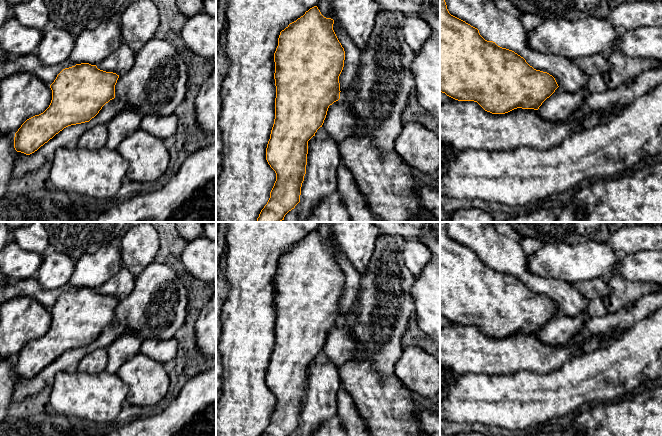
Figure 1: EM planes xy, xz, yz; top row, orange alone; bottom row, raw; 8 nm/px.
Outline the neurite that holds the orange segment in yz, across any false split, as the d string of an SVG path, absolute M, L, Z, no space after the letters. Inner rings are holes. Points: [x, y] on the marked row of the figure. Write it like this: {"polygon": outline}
{"polygon": "M440 0L440 92L458 101L477 102L485 111L492 114L505 114L514 109L538 110L542 103L560 87L565 92L582 92L588 85L589 76L572 60L554 54L543 54L528 45L528 32L519 18L498 9L493 0Z"}

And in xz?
{"polygon": "M314 6L280 32L274 53L275 119L266 148L266 160L276 173L276 181L256 222L281 222L300 202L301 187L306 174L308 141L322 127L329 106L340 99L339 76L344 67L345 51L333 30L333 24L333 19L324 17L318 7Z"}

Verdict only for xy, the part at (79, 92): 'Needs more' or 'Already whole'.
Needs more

